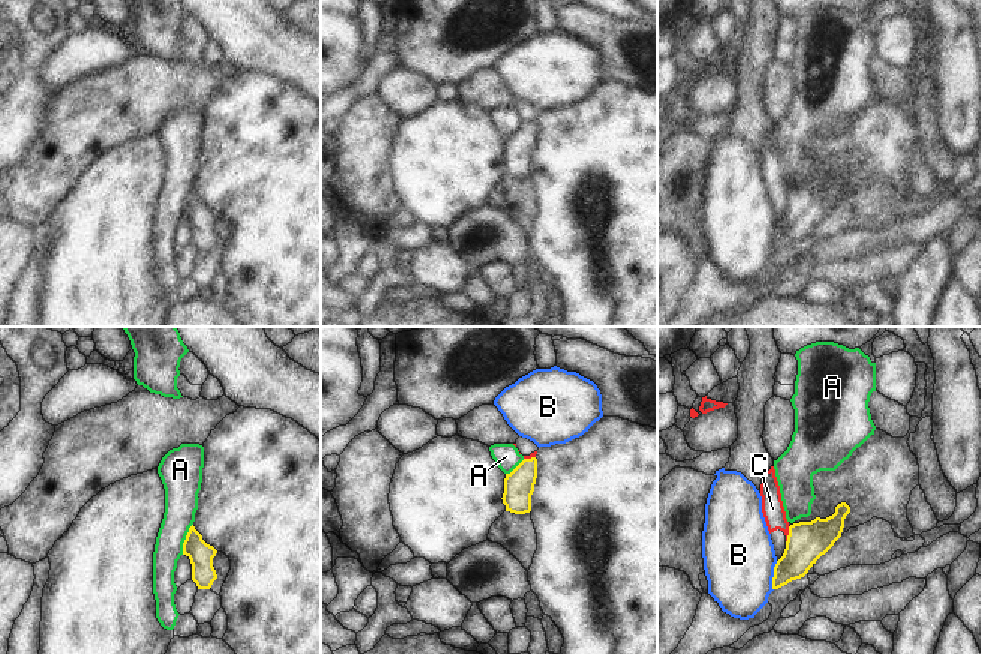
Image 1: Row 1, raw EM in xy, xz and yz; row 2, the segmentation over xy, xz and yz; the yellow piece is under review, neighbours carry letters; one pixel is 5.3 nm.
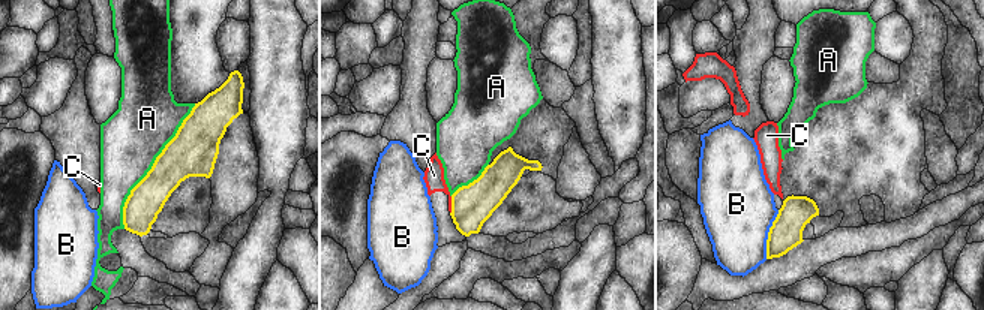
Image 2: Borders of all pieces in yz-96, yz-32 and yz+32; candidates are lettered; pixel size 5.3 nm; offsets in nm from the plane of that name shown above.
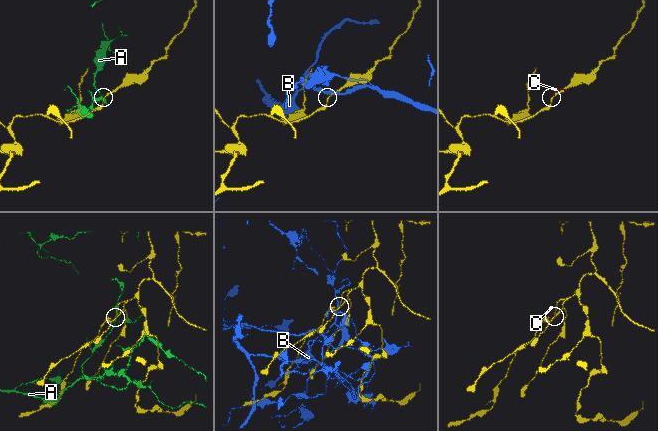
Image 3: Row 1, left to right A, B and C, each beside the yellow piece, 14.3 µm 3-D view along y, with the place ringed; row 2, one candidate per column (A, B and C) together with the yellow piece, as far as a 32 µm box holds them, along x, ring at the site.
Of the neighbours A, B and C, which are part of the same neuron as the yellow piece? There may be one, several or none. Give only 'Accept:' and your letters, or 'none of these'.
Accept: none of these

